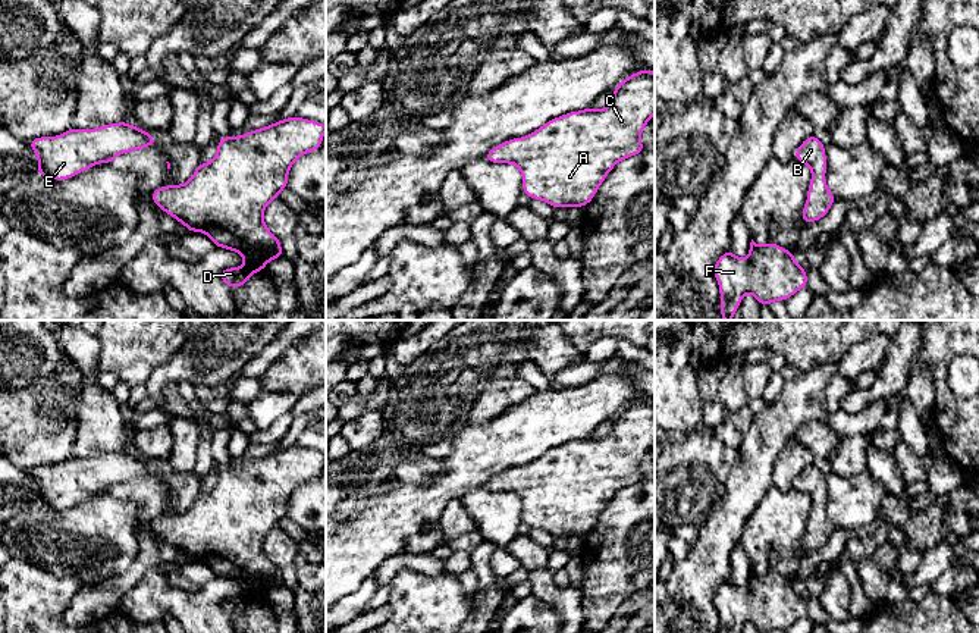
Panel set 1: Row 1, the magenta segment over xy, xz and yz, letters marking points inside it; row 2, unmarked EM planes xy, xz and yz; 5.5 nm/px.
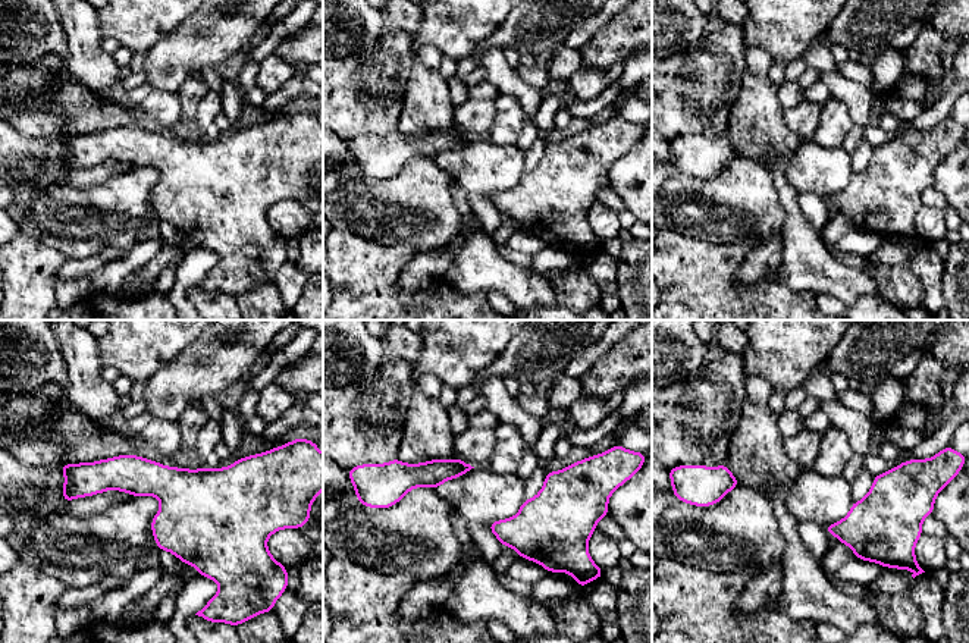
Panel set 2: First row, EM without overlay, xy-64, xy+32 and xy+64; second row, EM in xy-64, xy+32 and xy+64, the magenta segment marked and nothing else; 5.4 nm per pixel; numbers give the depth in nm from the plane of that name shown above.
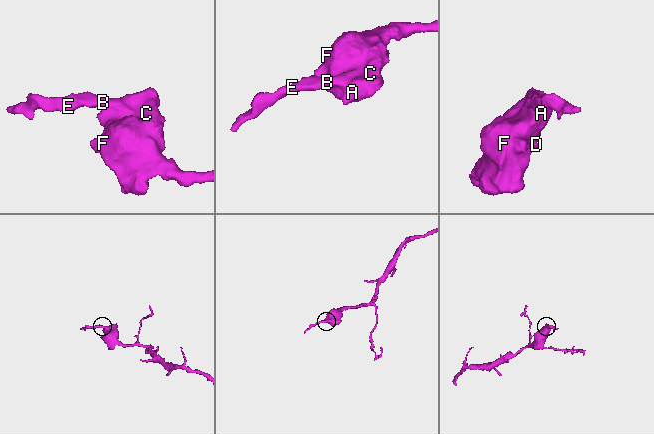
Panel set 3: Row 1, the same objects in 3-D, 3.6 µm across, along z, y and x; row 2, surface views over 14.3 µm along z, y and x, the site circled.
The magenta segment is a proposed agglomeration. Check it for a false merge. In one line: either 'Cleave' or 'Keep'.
Keep

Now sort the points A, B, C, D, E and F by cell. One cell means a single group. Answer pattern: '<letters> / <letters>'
A B C D E F

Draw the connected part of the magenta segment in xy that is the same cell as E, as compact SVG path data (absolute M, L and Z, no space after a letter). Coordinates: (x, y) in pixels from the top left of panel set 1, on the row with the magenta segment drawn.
M128 122L82 131L70 128L57 137L28 141L38 159L38 176L54 181L69 179L98 163L113 163L123 153L157 145L147 131Z

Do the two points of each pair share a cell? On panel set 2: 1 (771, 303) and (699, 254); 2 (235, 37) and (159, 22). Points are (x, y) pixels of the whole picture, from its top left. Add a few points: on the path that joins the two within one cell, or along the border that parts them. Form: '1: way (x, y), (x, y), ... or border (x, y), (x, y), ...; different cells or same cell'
1: way (750, 303), (739, 303), (711, 275); same cell
2: border (190, 15), (151, 47); different cells

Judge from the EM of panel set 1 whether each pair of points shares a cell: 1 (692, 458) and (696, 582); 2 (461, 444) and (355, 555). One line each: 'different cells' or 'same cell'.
1: different cells
2: same cell

